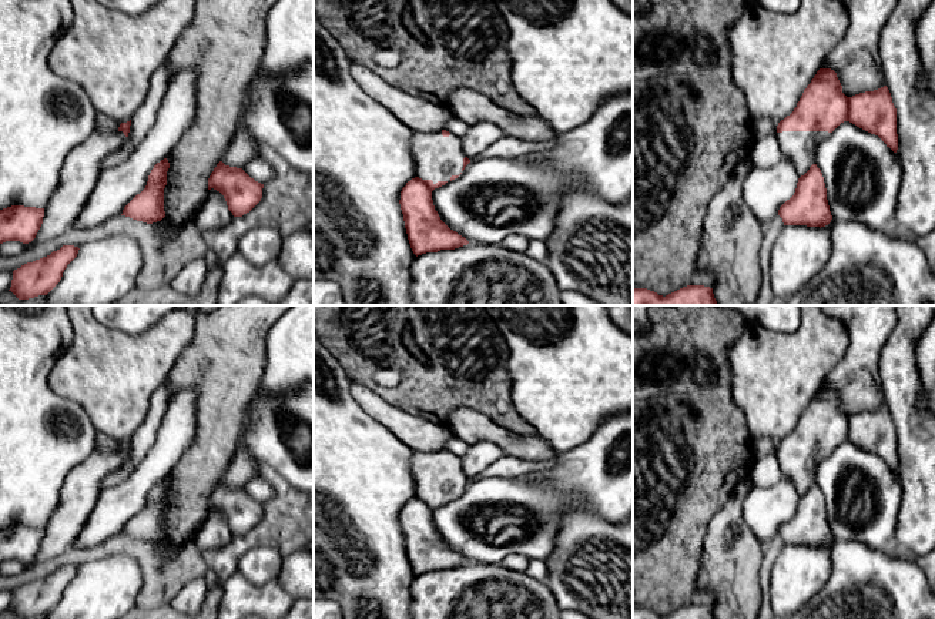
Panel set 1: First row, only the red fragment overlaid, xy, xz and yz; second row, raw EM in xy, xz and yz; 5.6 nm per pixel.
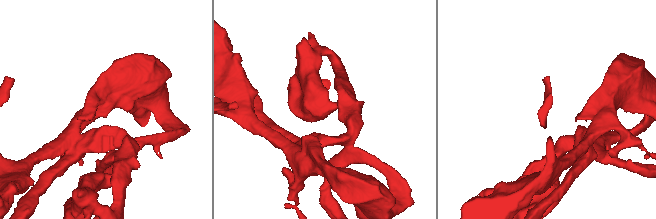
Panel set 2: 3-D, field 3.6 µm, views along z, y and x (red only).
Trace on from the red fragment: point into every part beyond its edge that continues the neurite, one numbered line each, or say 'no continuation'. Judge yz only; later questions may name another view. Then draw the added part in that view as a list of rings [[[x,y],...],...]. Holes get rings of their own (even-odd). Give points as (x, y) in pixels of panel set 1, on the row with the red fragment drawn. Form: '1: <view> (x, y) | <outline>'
1: yz (774, 57) | [[[801,0],[792,14],[770,11],[757,1],[747,1],[743,16],[728,30],[728,41],[733,81],[744,94],[750,117],[780,123],[790,116],[847,29],[848,11],[840,0]]]

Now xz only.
1: xz (436, 157) | [[[413,131],[412,155],[416,167],[416,177],[422,180],[450,181],[452,175],[459,175],[463,168],[465,154],[462,140],[453,134],[442,135],[440,131]]]

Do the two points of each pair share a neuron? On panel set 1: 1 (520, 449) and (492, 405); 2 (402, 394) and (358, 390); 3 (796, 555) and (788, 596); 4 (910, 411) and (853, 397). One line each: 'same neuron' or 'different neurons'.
1: different neurons
2: different neurons
3: same neuron
4: different neurons

